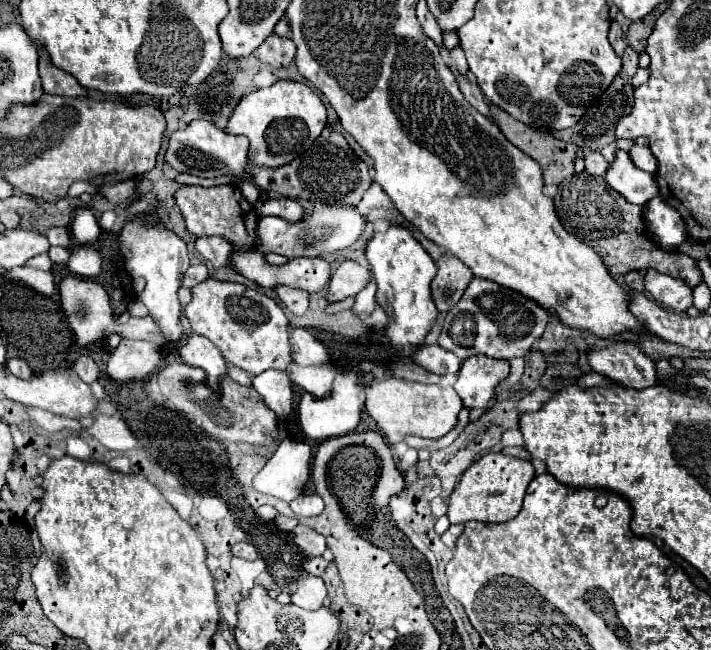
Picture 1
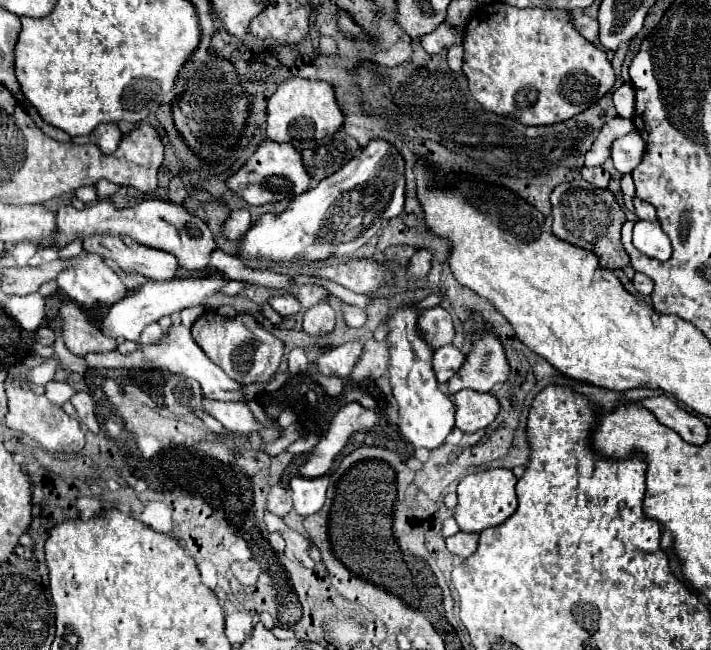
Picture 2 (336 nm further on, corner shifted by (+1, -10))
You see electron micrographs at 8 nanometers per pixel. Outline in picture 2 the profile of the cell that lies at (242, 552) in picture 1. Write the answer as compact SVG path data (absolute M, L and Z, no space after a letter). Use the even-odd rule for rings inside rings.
M249 559L245 563L233 563L231 565L231 571L235 575L235 579L241 583L241 585L253 585L259 577L259 565L255 559Z

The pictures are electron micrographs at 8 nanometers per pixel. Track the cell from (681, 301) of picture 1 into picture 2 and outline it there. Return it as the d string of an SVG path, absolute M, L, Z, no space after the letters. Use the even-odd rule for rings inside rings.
M635 273L631 283L633 283L635 291L641 293L641 295L649 295L653 291L653 281L647 275L643 275L643 273Z

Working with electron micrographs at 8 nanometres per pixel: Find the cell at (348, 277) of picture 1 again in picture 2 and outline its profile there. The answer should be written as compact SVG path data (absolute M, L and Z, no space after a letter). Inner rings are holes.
M329 303L315 305L303 315L303 331L309 335L327 335L335 327L335 311Z

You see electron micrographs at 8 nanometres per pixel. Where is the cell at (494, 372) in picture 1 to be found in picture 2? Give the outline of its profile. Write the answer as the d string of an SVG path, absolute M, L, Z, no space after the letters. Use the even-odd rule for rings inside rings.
M459 391L455 397L455 427L463 433L475 433L487 427L495 415L499 413L499 403L491 393L477 393L477 391Z

